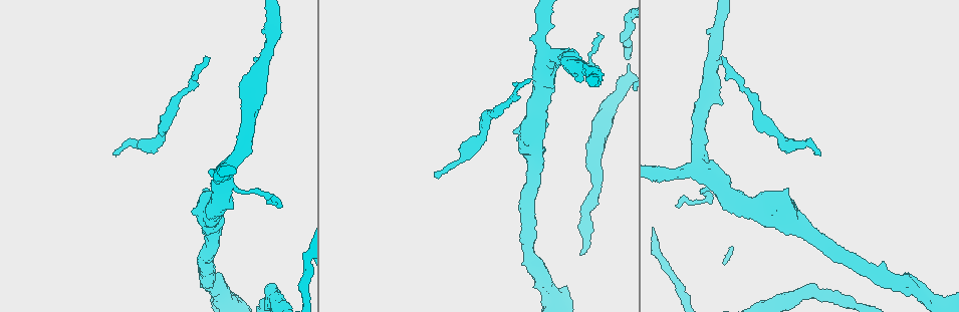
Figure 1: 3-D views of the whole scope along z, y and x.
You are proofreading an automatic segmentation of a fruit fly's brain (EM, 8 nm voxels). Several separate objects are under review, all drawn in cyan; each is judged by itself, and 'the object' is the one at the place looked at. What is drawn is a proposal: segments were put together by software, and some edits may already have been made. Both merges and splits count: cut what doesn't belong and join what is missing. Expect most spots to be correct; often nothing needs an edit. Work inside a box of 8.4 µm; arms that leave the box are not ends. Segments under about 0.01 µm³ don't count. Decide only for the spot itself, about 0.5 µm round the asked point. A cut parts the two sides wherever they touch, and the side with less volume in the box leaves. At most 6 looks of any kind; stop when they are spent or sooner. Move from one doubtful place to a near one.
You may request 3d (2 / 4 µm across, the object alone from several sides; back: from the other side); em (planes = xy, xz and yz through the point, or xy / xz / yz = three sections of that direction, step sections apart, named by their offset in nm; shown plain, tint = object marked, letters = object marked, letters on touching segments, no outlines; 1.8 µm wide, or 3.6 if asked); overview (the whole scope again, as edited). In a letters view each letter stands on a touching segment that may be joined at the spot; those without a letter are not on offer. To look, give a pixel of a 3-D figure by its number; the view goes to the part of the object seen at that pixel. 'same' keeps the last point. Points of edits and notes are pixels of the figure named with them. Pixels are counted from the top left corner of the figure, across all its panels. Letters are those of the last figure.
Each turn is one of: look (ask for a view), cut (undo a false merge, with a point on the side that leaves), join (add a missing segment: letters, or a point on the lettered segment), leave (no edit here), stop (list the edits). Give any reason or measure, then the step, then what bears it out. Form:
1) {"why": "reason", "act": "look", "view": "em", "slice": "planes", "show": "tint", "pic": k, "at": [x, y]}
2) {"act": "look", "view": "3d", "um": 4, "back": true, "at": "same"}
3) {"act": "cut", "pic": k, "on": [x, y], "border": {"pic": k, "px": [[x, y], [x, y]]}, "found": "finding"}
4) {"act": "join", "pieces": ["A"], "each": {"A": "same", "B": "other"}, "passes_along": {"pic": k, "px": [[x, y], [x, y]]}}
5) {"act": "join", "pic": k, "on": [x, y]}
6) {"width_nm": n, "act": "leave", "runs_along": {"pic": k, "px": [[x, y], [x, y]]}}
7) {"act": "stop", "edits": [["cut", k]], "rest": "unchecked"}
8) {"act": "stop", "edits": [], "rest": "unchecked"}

{"why": "tapers out", "act": "look", "view": "3d", "um": 2, "pic": 1, "at": [436, 177]}

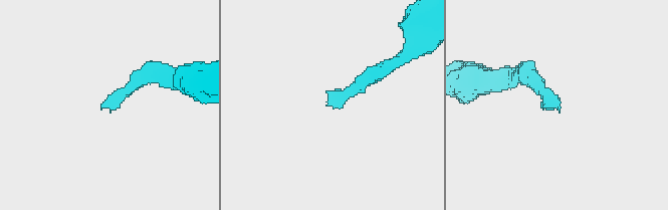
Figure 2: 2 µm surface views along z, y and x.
{"why": "shape alone is not enough", "act": "look", "view": "em", "slice": "planes", "show": "letters", "pic": 2, "at": [560, 106]}

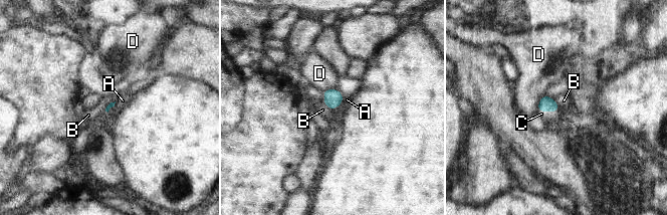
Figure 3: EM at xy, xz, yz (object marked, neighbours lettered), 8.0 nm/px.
{"act": "join", "pieces": ["C"], "each": {"A": "other", "B": "other", "C": "same", "D": "other"}, "found": "the neuron continues"}

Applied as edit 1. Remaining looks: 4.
{"why": "see it whole again", "act": "look", "view": "overview"}

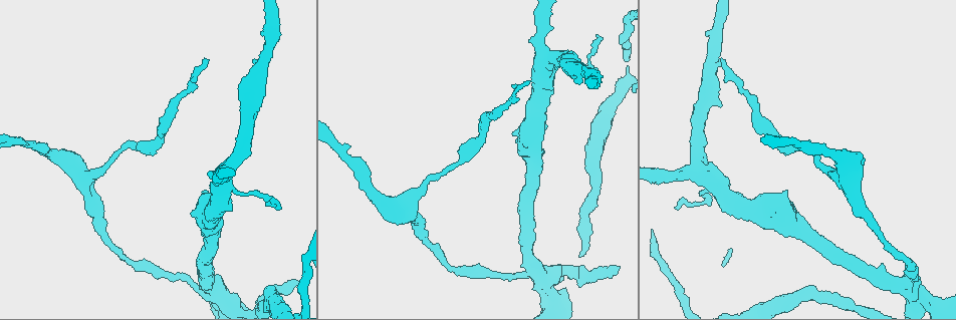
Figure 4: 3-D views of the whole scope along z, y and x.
{"why": "thin end", "act": "look", "view": "3d", "um": 4, "pic": 4, "at": [676, 208]}

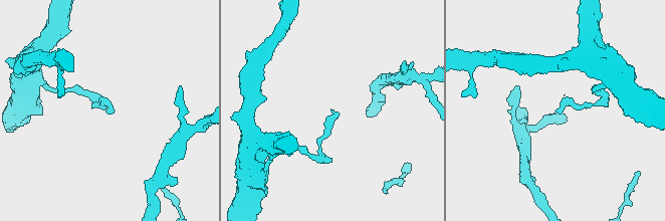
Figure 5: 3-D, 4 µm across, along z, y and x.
{"act": "look", "view": "em", "slice": "yz", "step": 16, "show": "letters", "pic": 5, "at": [333, 110]}

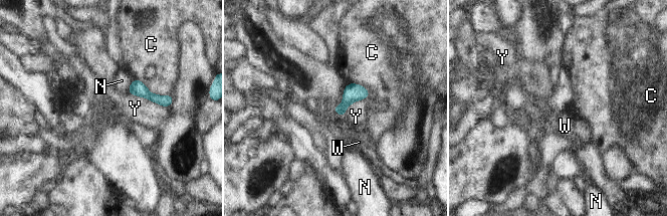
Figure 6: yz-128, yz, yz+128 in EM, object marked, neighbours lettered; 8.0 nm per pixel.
{"width_nm": 130, "act": "leave", "each": {"C": "other", "N": "other", "W": "other", "Y": "other"}, "border": {"pic": 6, "px": [[134, 94], [169, 106]]}, "found": "no lettered segment goes on from it"}

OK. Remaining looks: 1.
{"act": "stop", "edits": [["join", 3]], "rest": "unchecked"}

